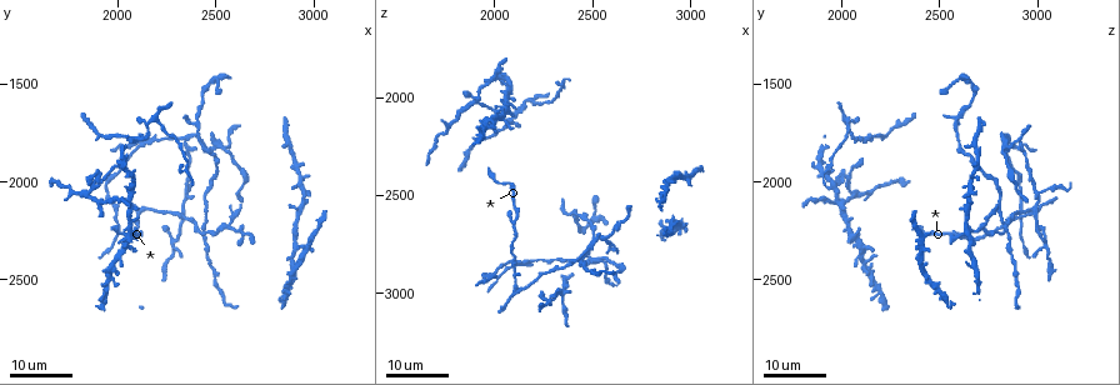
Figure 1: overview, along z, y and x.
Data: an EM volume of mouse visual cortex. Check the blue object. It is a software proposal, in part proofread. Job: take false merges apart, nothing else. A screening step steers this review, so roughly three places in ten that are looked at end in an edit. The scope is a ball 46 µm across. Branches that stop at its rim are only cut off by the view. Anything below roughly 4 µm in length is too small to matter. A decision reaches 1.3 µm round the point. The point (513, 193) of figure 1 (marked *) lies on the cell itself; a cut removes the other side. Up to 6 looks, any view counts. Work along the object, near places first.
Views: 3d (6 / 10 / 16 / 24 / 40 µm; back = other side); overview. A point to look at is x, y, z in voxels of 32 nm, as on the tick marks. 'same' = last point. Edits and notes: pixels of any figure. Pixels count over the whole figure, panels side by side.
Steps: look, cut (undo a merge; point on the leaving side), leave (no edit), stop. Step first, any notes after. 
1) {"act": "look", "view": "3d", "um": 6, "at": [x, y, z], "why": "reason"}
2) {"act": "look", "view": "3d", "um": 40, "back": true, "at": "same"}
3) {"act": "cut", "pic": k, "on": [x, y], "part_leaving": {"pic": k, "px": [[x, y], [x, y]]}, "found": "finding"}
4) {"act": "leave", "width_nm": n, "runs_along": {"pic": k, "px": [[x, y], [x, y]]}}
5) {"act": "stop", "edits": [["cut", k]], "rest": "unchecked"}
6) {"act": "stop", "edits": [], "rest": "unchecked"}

{"act": "look", "view": "3d", "um": 24, "at": [2350, 2060, 3000], "why": "looks like a crossing"}

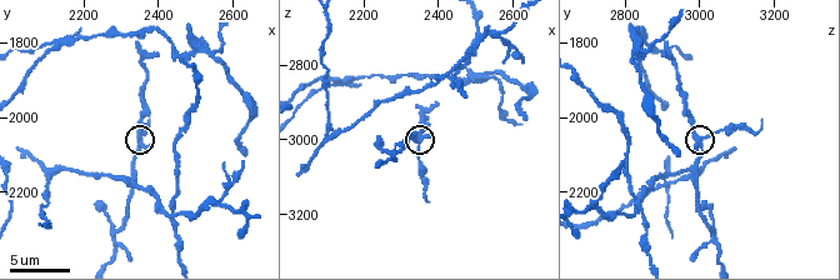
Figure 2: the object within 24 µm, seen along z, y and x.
{"act": "look", "view": "3d", "um": 6, "at": [2350, 2060, 3000], "why": "zoom in"}

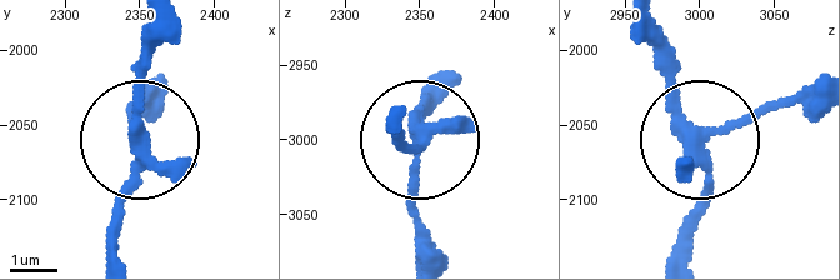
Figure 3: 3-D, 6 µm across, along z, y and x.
{"act": "leave", "arms": 4, "found": "all the same cell"}

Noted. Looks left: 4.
{"act": "look", "view": "3d", "um": 10, "at": [2420, 2250, 2830], "why": "four arms meet"}

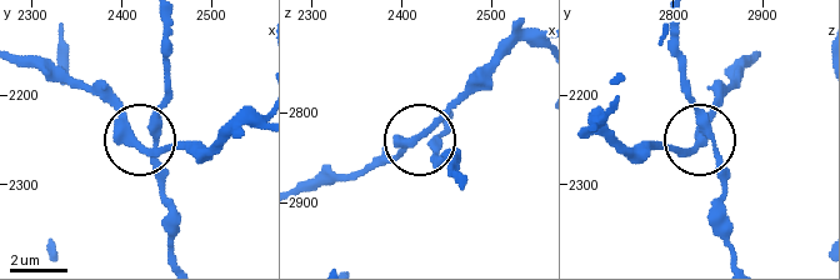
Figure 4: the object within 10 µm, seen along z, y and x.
{"act": "look", "view": "3d", "um": 6, "at": [2420, 2255, 2830]}

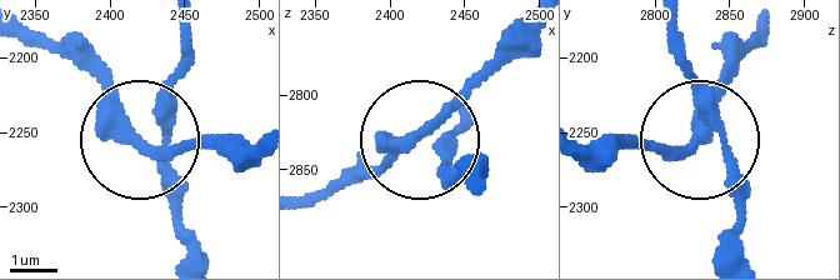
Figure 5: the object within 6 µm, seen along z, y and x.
{"act": "leave", "runs_along": {"pic": 5, "px": [[303, 203], [470, 119]]}, "found": "one cell here"}

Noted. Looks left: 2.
{"act": "look", "view": "3d", "um": 16, "at": [2110, 1810, 2850], "why": "arms part here"}

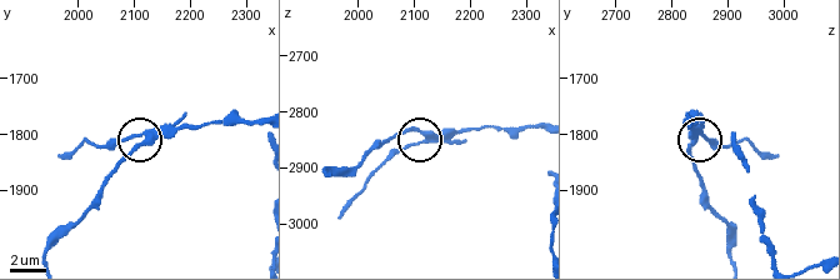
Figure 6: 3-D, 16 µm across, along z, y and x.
{"act": "cut", "pic": 6, "on": [183, 116], "width_nm": 230, "part_leaving": {"pic": 6, "px": [[156, 129], [99, 146], [88, 141], [74, 154], [60, 155]]}, "found": "a second cell is stuck on"}

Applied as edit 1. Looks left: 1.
{"act": "stop", "edits": [["cut", 6]], "rest": "unchecked"}

